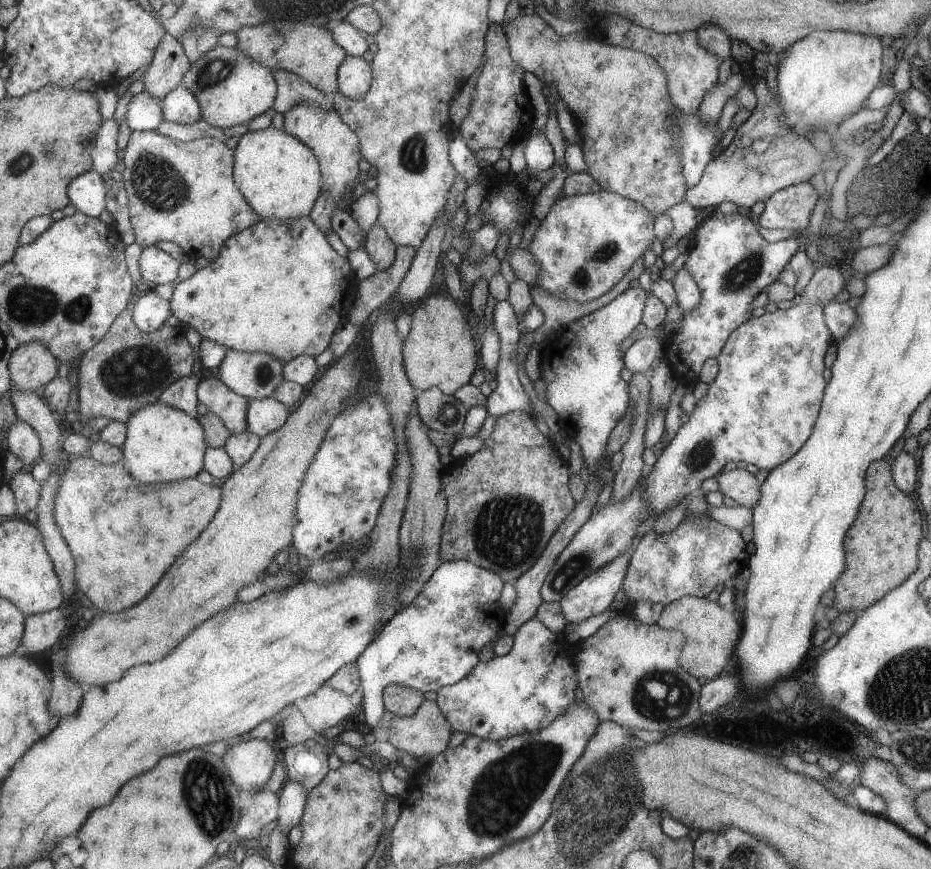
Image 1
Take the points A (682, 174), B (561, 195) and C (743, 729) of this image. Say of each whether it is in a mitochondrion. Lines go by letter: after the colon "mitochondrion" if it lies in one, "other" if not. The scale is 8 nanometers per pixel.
A: other
B: other
C: other

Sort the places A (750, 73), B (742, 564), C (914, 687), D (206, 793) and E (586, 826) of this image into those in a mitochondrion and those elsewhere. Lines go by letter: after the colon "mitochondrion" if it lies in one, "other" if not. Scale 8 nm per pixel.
A: other
B: other
C: mitochondrion
D: mitochondrion
E: mitochondrion

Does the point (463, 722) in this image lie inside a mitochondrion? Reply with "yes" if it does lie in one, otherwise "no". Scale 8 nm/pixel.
no

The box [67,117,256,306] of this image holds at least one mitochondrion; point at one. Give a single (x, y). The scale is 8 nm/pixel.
(157, 184)

